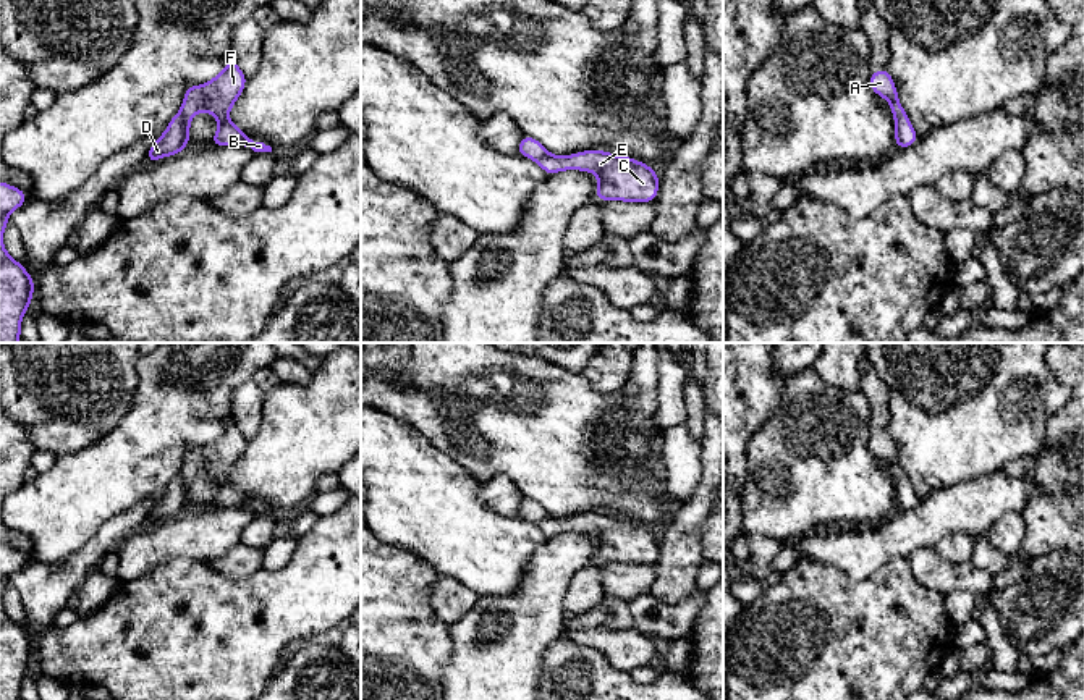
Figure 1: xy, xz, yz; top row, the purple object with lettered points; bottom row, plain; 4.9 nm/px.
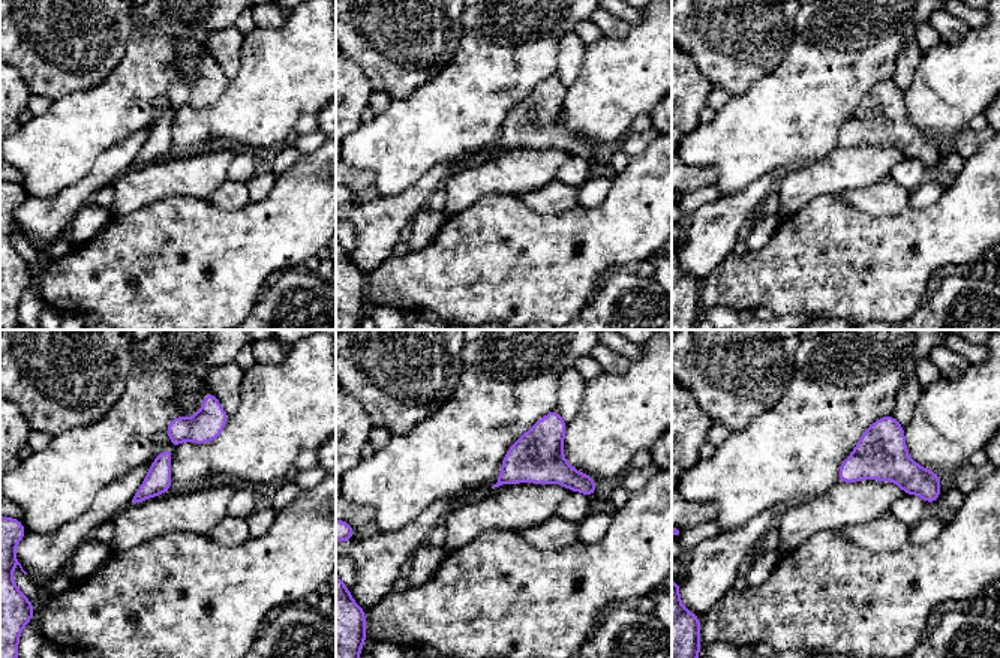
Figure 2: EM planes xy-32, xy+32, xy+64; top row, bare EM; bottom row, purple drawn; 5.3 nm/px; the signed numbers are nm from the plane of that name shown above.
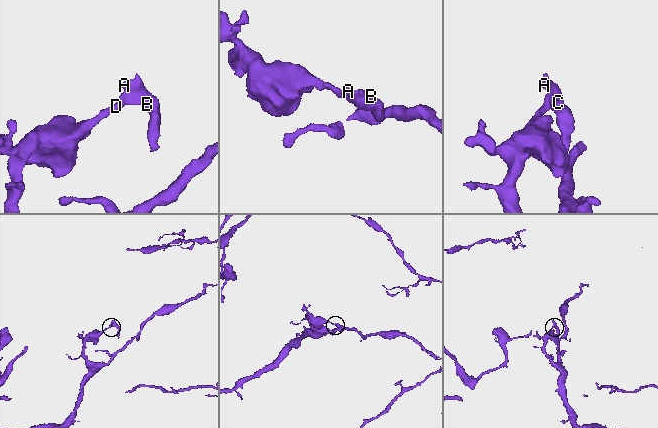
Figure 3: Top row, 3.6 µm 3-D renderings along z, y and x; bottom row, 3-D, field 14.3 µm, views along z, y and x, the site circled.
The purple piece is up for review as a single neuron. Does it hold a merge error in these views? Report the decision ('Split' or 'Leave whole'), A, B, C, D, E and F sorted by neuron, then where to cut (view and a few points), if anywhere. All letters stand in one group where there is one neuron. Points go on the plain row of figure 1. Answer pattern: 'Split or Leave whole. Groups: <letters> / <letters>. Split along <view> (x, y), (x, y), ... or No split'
Split. Groups: A B C E F / D. Split along xy (180, 474), (182, 500), (186, 508)

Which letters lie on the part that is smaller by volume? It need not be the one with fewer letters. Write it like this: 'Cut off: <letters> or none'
Cut off: A, B, C, E, F

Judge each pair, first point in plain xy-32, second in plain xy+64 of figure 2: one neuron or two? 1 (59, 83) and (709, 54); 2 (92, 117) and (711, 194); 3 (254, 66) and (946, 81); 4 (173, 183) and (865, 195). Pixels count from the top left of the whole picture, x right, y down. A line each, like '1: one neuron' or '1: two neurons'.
1: one neuron
2: two neurons
3: one neuron
4: two neurons

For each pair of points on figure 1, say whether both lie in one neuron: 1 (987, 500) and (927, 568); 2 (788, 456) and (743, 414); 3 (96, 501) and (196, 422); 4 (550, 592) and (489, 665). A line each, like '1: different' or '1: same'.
1: different
2: different
3: same
4: same

